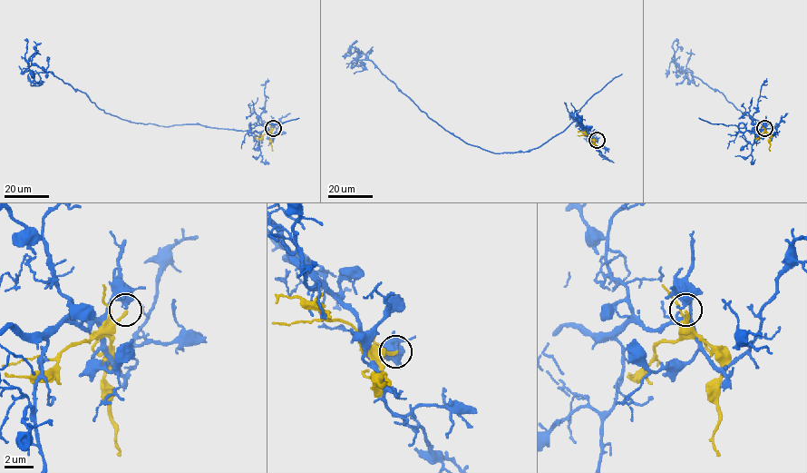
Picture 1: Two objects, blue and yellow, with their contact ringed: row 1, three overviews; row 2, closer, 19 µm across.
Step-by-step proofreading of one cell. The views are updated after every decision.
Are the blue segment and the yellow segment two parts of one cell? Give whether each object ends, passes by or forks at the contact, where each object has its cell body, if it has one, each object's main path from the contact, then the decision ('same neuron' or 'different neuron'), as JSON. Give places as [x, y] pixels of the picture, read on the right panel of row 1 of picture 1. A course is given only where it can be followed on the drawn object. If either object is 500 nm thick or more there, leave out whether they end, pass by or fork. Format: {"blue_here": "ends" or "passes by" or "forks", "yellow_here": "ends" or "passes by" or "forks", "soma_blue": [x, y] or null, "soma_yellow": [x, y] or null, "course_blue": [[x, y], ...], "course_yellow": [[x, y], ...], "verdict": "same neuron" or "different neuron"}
{"soma_blue": null, "soma_yellow": null, "course_blue": [[765, 128], [741, 132], [743, 123], [755, 131], [778, 125], [743, 113], [683, 71], [672, 61], [677, 39]], "course_yellow": [[765, 128], [771, 137], [770, 151]], "verdict": "different neuron"}

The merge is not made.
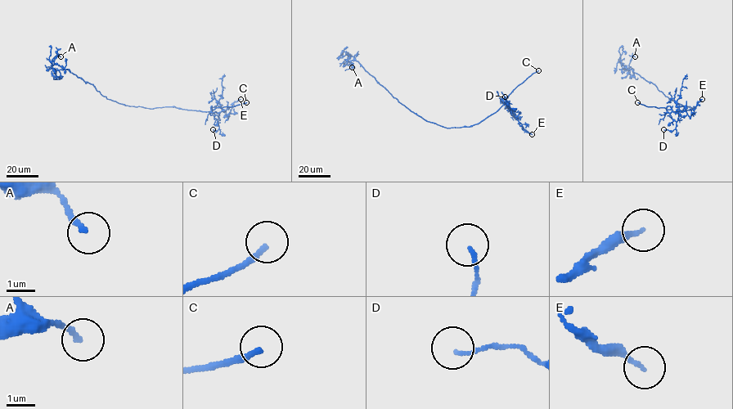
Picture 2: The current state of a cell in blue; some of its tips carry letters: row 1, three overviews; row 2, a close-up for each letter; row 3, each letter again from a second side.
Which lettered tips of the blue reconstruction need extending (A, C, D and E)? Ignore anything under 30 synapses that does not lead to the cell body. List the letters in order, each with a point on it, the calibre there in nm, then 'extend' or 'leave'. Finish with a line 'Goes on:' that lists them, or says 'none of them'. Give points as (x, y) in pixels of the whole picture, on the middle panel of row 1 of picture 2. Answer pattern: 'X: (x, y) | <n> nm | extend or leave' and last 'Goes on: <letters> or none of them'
A: (352, 67) | 190 nm | leave
C: (538, 70) | 200 nm | extend
D: (505, 96) | 120 nm | leave
E: (532, 134) | 180 nm | leave
Goes on: C

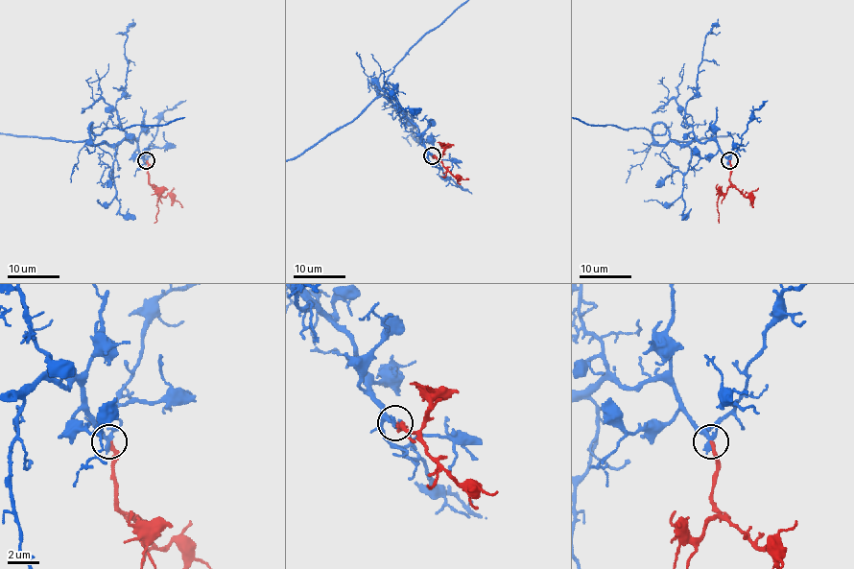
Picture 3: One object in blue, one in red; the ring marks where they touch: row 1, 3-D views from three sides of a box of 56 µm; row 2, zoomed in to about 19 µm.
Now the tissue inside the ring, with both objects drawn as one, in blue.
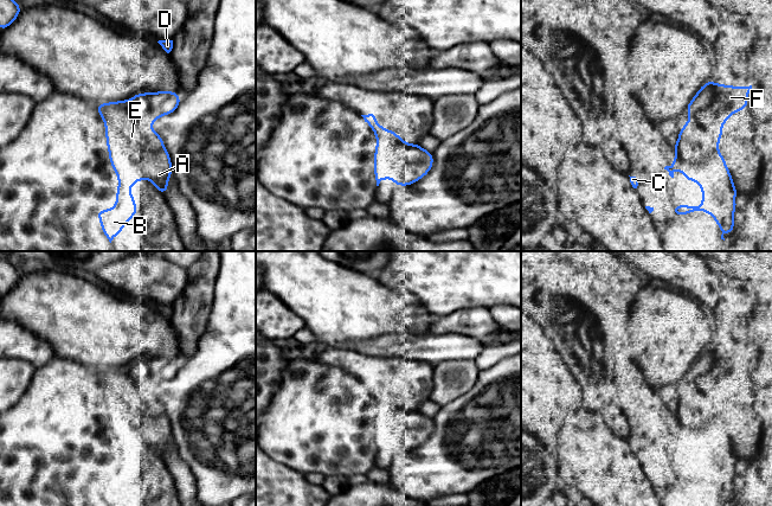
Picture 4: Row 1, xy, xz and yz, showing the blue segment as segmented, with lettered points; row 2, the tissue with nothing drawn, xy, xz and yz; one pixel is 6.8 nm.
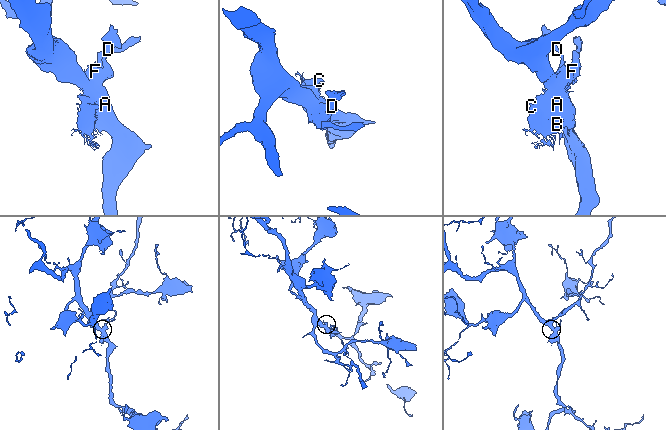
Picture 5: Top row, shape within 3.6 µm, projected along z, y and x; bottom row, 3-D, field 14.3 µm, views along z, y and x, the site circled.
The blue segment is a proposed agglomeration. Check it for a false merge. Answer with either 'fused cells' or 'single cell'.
single cell

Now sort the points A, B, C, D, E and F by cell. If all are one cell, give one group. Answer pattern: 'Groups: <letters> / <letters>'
Groups: A B C D E F

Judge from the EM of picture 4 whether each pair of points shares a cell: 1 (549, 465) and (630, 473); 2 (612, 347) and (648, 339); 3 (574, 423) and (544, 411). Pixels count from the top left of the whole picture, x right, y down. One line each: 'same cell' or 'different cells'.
1: different cells
2: different cells
3: different cells

